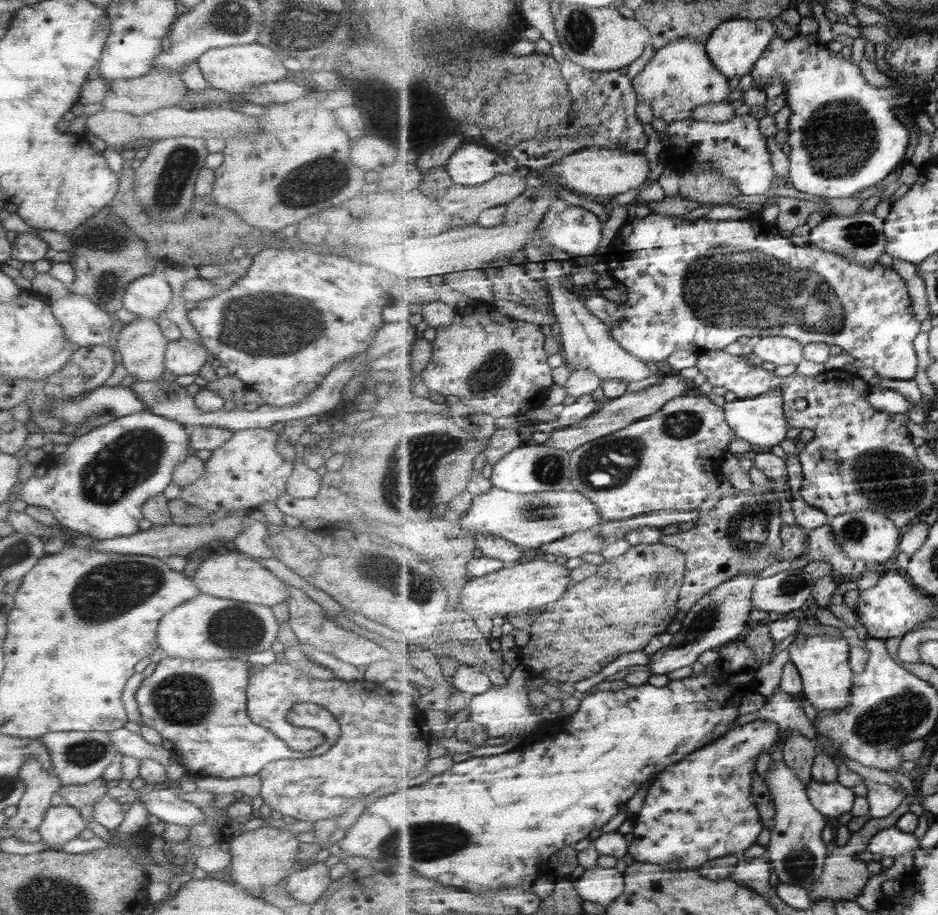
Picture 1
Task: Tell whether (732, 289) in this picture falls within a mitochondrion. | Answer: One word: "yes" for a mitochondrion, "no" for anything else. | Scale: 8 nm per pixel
yes

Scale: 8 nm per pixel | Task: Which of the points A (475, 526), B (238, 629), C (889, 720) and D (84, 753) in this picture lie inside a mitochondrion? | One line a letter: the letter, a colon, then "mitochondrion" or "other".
A: other
B: mitochondrion
C: mitochondrion
D: mitochondrion

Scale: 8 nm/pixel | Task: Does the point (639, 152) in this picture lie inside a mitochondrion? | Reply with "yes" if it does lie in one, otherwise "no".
no

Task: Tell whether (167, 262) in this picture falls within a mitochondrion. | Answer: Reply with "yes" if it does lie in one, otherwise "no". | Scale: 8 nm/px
no

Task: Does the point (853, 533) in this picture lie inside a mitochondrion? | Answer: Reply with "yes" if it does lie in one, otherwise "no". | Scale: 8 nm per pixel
yes

